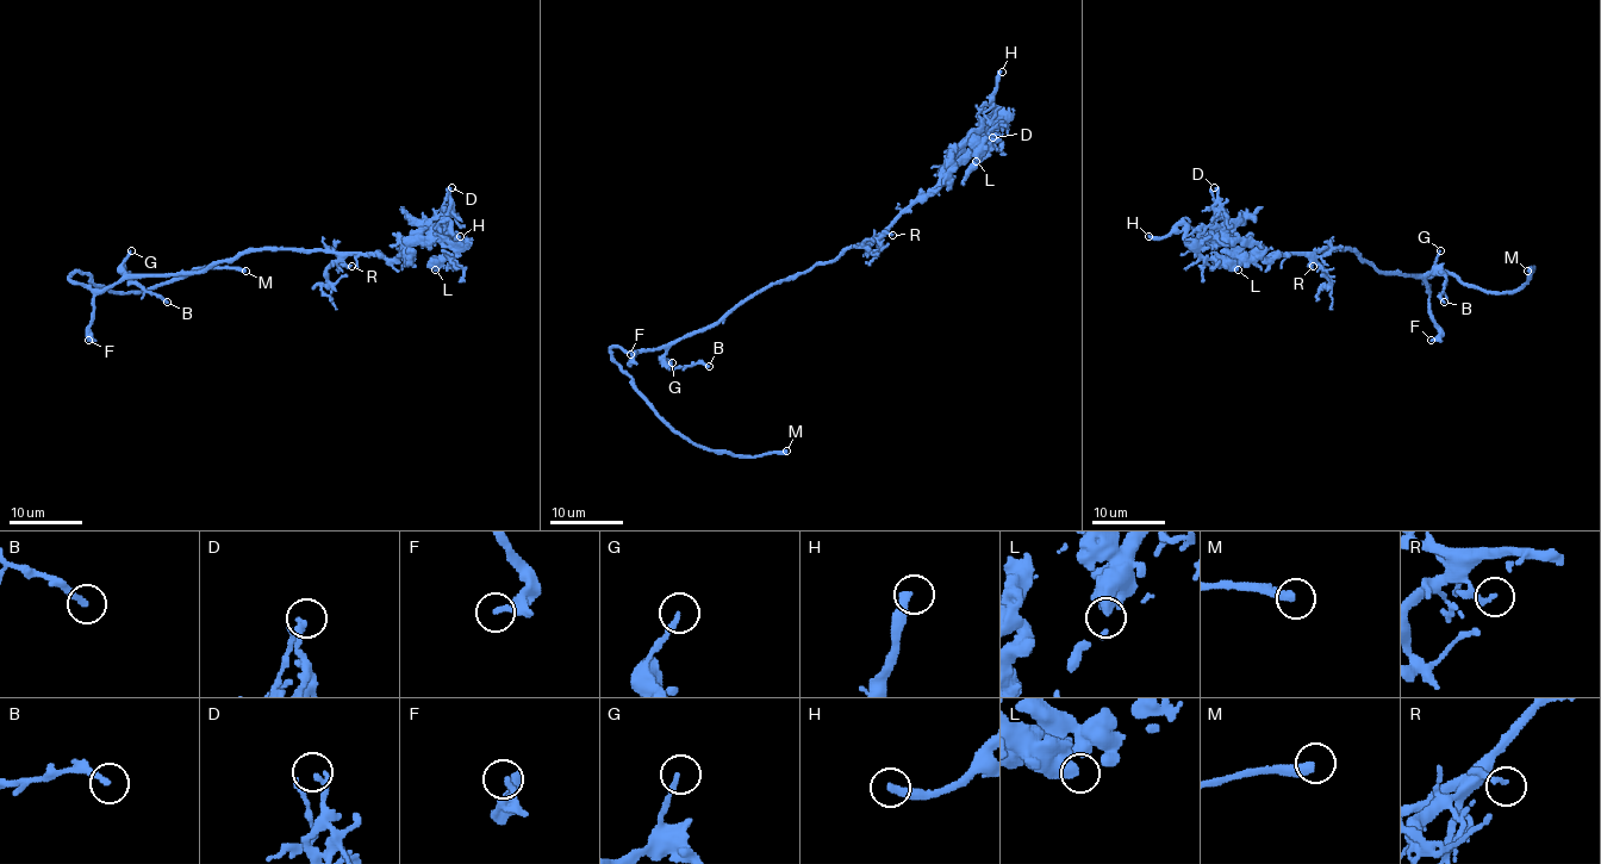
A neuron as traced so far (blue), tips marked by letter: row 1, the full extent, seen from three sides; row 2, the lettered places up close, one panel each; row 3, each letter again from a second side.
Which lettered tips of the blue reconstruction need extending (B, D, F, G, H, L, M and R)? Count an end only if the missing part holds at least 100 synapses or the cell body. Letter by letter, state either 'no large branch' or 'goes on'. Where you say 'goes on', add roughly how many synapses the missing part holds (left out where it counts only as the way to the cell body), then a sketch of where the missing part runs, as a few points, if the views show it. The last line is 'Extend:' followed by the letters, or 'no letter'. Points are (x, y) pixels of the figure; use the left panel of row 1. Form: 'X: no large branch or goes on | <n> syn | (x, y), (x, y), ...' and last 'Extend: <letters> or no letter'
B: no large branch
D: no large branch
F: no large branch
G: no large branch
H: no large branch
L: no large branch
M: goes on | (245, 271), (315, 309)
R: no large branch
Extend: M

